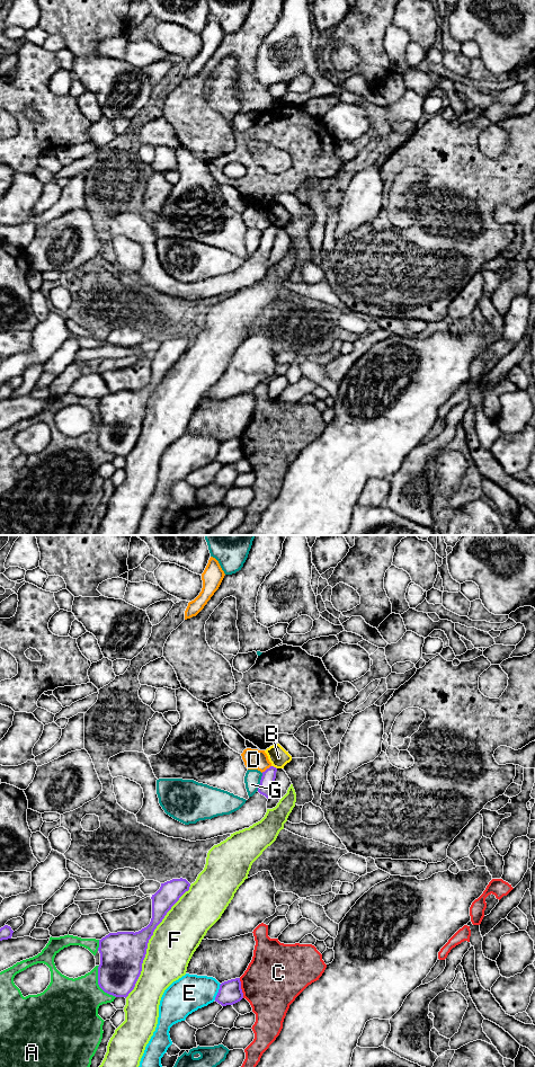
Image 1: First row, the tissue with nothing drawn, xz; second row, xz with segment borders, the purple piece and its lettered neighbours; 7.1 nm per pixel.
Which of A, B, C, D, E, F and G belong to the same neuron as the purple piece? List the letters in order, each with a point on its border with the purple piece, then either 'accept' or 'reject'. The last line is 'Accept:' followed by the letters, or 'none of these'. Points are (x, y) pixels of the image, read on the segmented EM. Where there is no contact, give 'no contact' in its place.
A: xz (98, 984) | reject
B: xz (273, 766) | reject
C: xz (240, 988) | reject
D: xz (267, 768) | reject
E: xz (219, 992) | reject
F: xz (148, 941) | reject
G: xz (260, 782) | reject
Accept: none of these

